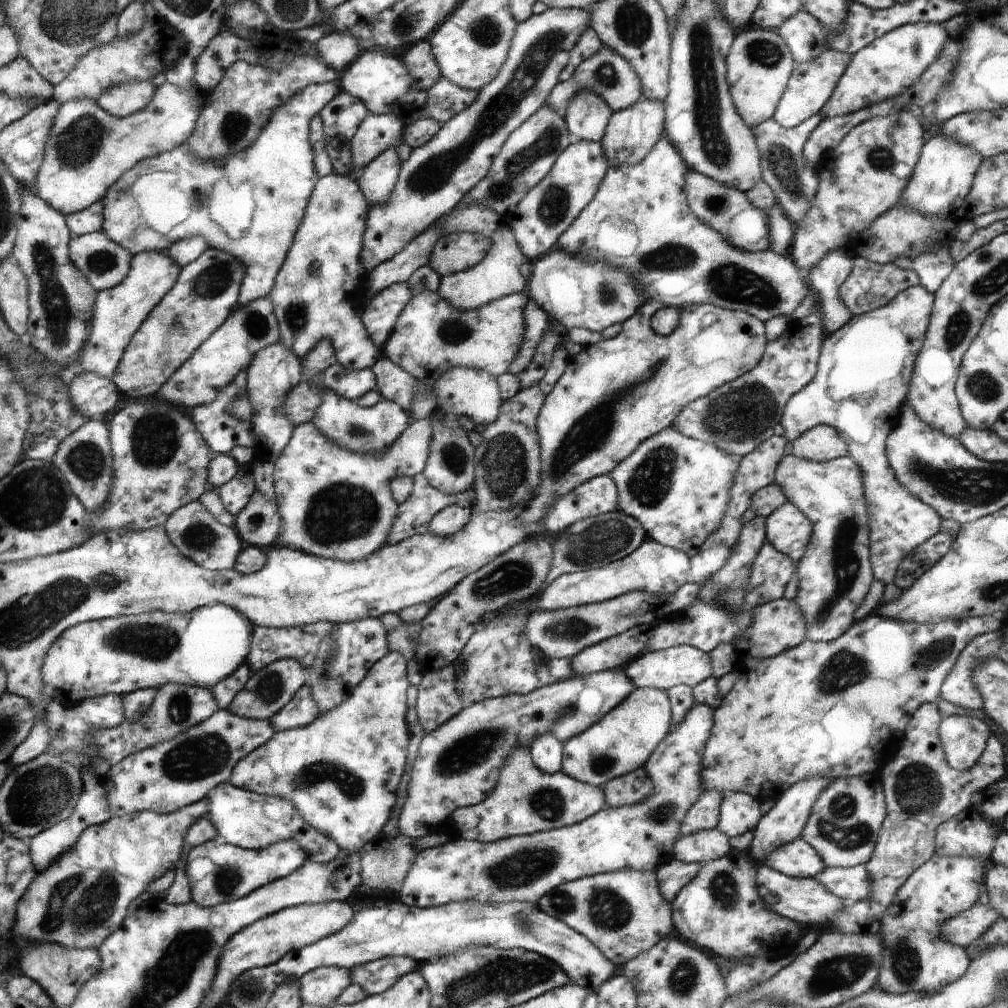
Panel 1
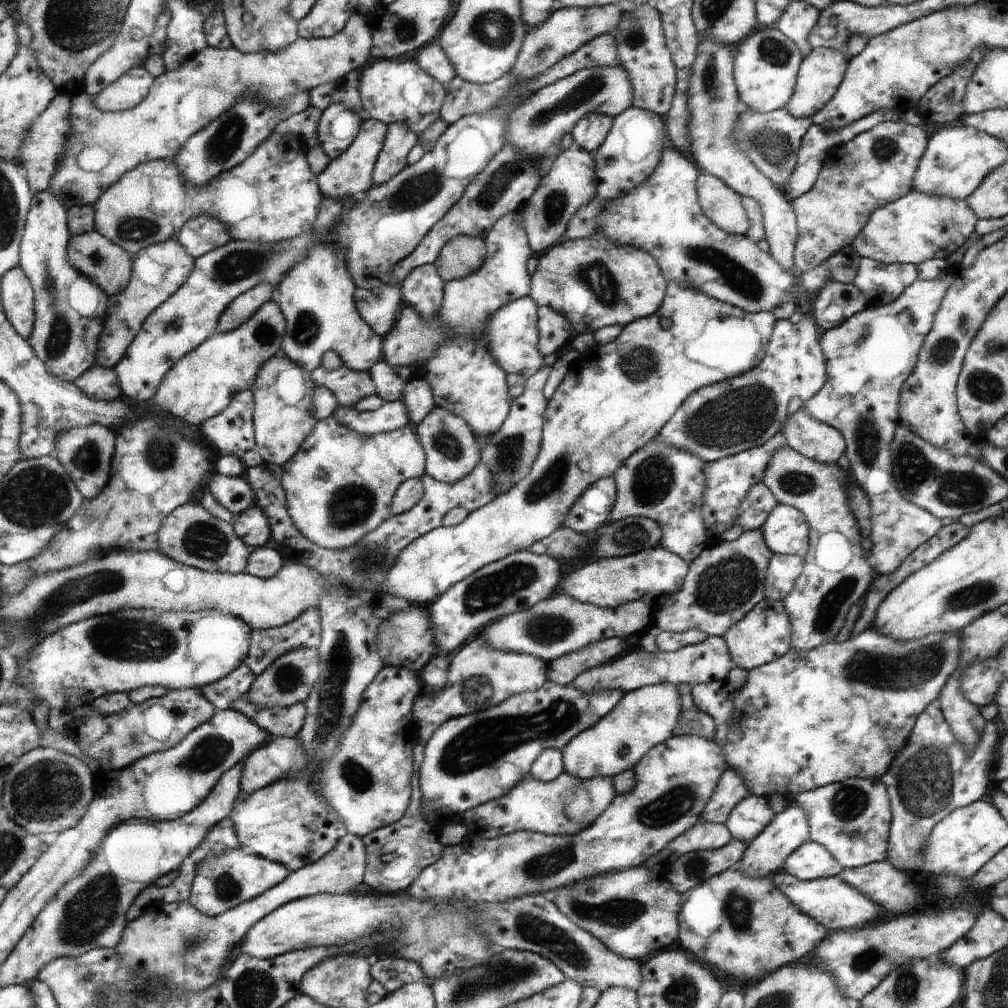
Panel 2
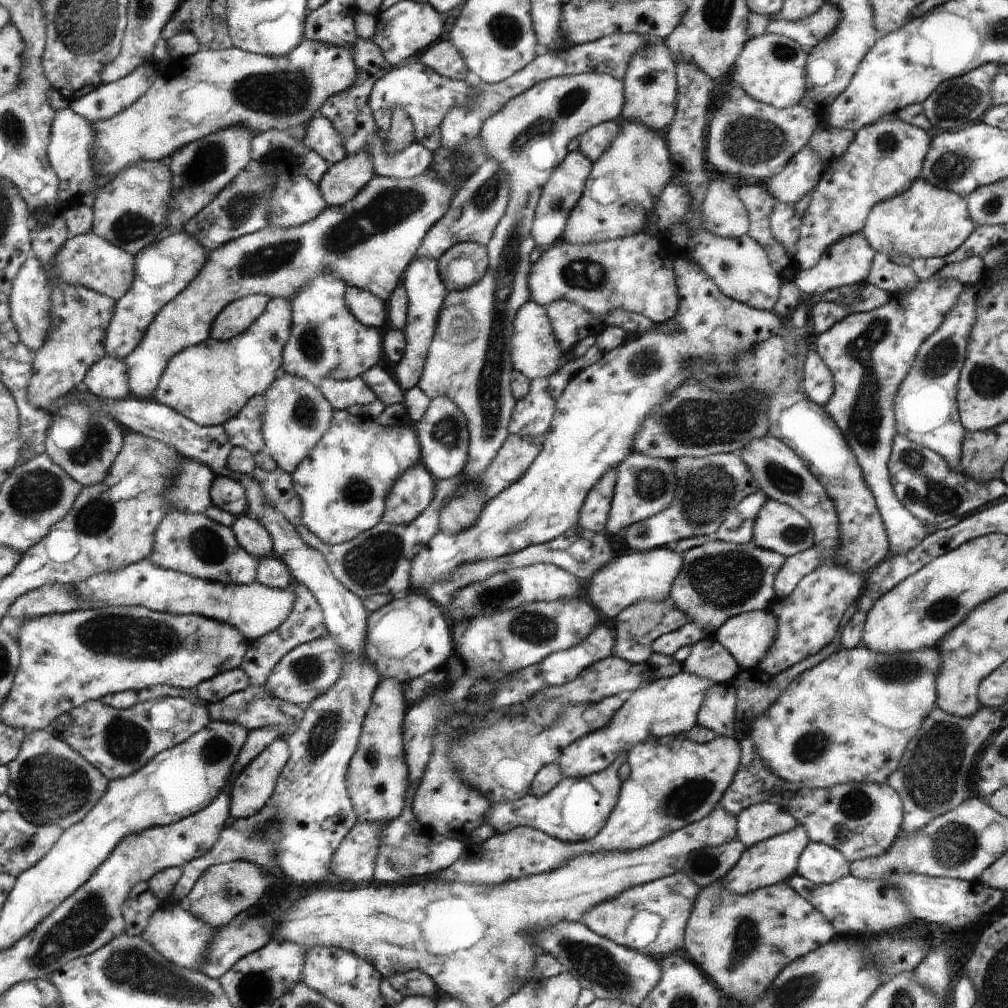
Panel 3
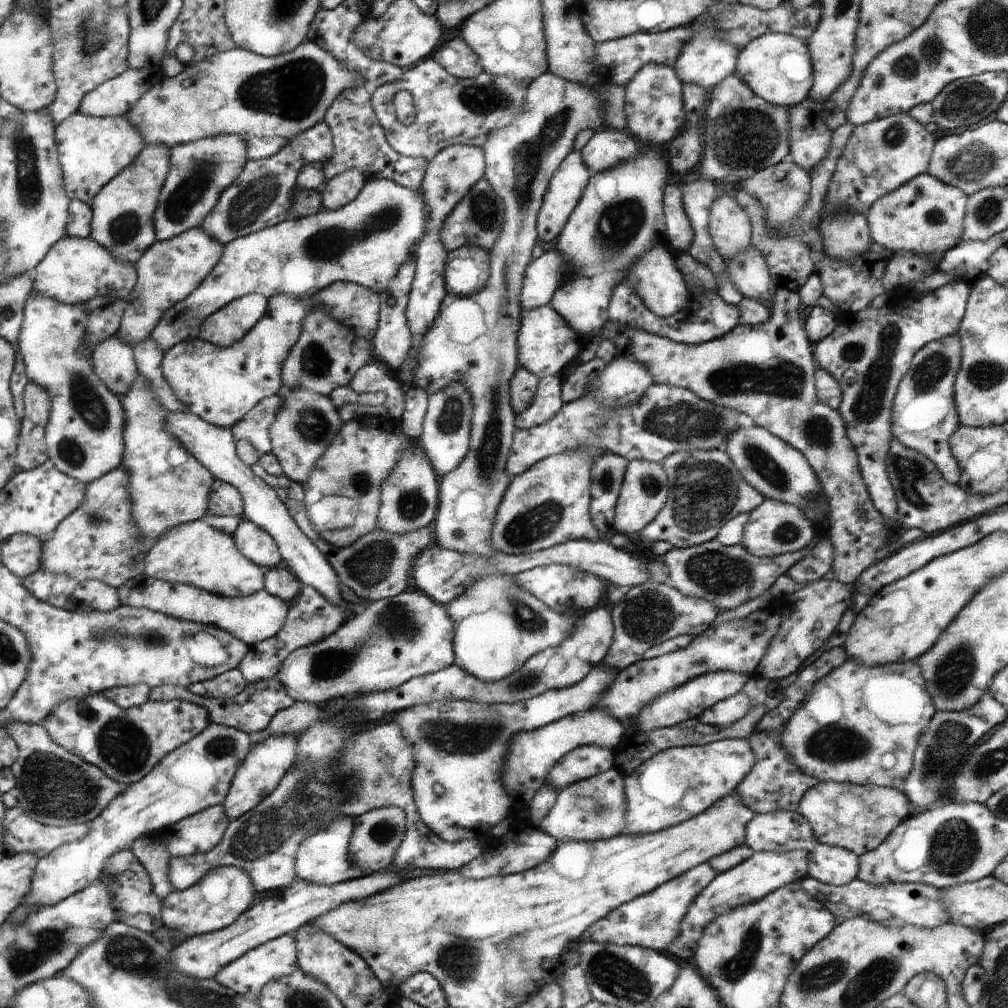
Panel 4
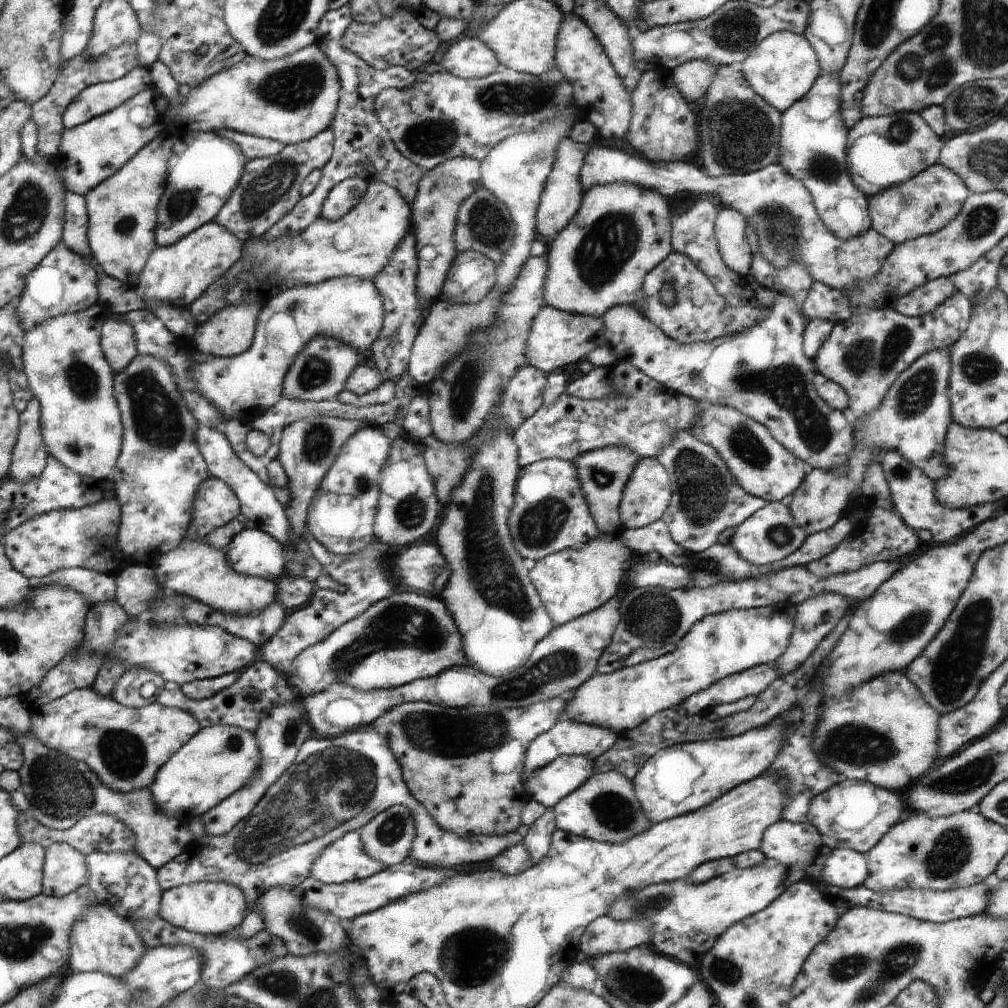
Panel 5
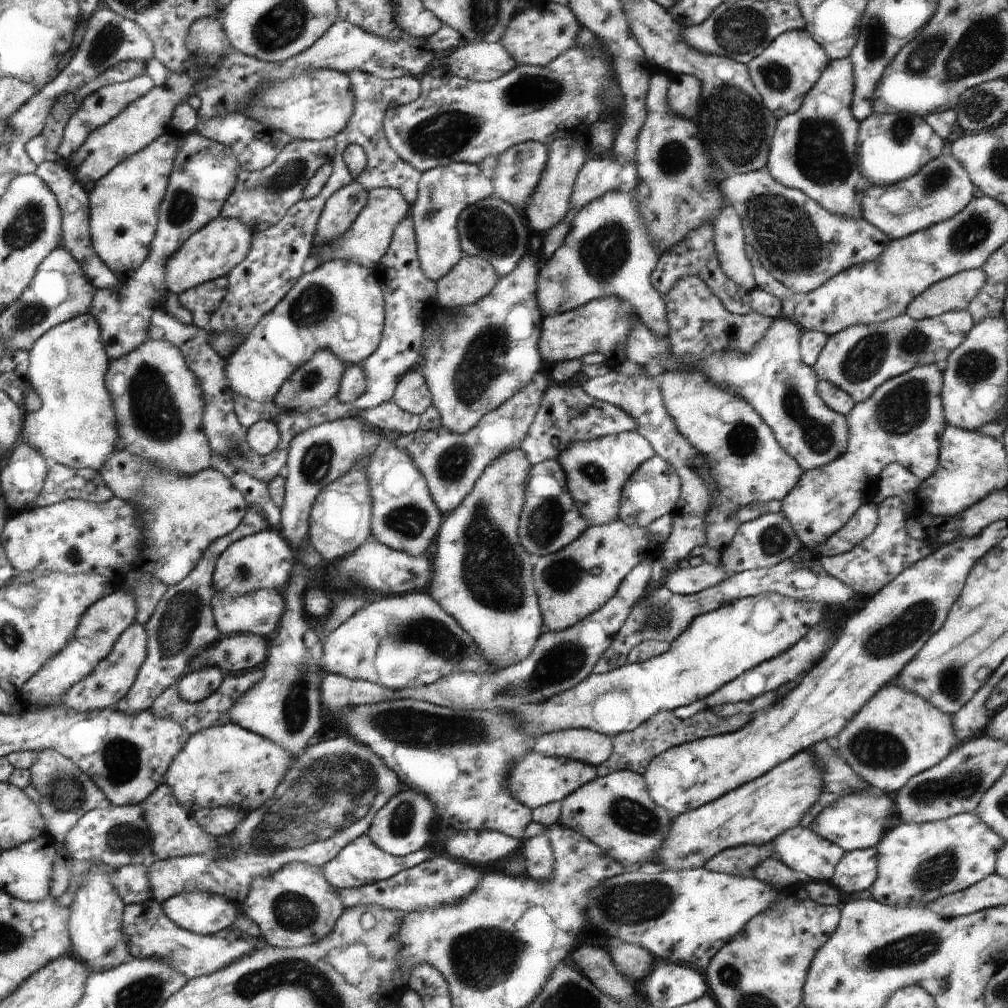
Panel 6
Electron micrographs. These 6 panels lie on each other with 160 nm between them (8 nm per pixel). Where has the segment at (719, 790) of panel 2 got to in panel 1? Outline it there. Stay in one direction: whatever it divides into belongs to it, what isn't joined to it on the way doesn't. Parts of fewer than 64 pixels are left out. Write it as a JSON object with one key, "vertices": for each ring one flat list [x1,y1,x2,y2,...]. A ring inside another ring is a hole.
{"vertices":[[705,789,704,796,690,808,681,822,681,835,694,834,718,826,723,793,716,789]]}

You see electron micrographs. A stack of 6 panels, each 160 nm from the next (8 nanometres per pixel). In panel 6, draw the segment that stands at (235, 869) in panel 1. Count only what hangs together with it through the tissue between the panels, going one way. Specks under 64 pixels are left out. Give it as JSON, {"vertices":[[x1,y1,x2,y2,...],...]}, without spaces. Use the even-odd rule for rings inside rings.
{"vertices":[[202,891,174,895,162,903,162,910,179,927,199,935,220,933,237,920,236,908,228,899]]}

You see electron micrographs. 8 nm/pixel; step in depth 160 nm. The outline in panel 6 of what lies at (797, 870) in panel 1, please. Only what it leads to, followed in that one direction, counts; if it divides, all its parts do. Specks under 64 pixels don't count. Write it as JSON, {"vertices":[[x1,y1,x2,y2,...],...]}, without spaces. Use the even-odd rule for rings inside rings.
{"vertices":[[876,847,845,852,835,866,830,884,844,890,846,894,853,895,868,891,878,878,877,864]]}

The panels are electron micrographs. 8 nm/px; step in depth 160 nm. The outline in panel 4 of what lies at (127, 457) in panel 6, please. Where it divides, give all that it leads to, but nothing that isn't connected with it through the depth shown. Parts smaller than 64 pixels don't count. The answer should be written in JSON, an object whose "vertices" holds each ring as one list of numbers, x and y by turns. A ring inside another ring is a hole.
{"vertices":[[216,480,213,483,212,493,209,495,209,512,208,516,244,516,244,498,228,482]]}

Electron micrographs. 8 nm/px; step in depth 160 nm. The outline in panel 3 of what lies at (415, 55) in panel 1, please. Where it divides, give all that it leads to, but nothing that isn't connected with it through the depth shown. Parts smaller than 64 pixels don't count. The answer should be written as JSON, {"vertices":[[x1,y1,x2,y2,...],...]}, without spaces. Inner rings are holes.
{"vertices":[[450,40,437,42,431,46,418,60,425,63,432,70,437,71,443,77,464,81,471,77,465,59,462,58,461,51,453,45]]}

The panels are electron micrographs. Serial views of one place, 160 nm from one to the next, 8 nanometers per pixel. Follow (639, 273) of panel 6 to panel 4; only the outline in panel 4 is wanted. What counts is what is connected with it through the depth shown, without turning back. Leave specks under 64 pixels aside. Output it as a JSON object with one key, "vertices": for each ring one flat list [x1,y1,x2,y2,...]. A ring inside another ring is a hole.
{"vertices":[[650,145,648,150,640,151,632,160,620,162,610,170,593,173,584,198,573,211,562,234,557,238,556,250,561,251,574,268,578,268,580,276,565,282,554,294,550,306,566,320,572,330,577,334,582,334,583,337,602,335,609,321,609,303,612,301,614,290,625,282,626,276,630,273,630,266,634,266,638,258,646,254,646,250,653,249,660,234,664,234,666,230,662,198,664,198,668,168,666,168,666,162,658,156,656,152,658,149,658,146]]}

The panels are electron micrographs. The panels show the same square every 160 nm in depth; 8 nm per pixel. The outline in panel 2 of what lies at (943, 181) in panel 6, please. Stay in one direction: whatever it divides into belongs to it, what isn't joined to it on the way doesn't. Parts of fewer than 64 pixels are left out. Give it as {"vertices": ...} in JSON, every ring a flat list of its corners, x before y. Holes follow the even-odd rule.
{"vertices":[[913,188,904,197,877,209,852,245,861,257,884,264,920,265,956,252,974,234,977,219,965,200,924,194]]}

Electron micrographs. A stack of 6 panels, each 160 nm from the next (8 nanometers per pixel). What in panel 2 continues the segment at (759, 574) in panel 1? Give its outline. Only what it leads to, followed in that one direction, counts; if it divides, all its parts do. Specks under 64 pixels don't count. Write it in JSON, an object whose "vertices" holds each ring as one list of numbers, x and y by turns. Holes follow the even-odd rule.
{"vertices":[[773,553,765,578,765,598,783,601,792,590,803,569,803,559,794,555]]}

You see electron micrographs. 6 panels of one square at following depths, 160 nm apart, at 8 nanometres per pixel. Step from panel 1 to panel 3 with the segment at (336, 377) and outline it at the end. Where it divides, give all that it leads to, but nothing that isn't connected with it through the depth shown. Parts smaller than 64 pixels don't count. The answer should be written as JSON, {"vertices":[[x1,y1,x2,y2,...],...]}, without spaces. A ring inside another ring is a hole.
{"vertices":[[361,376,353,378,351,381,326,378,320,383,320,387,336,411,346,411,353,404,370,404,377,398]]}

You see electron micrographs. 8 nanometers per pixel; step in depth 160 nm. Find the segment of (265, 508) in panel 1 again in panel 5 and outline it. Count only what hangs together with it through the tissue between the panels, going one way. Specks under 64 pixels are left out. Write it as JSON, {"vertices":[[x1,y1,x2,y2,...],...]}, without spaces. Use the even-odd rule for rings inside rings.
{"vertices":[[257,526,246,528,234,536,227,546,226,556,239,575,276,581,286,574,284,546]]}

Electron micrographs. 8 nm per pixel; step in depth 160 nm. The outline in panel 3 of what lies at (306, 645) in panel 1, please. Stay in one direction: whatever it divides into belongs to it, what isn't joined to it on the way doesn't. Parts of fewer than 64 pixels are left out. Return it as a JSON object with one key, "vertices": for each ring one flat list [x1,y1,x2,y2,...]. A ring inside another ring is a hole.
{"vertices":[[298,583,294,591,296,598,288,620,284,621,280,628,265,634,260,640,251,640,248,643,250,650,245,654,240,668,248,675,250,685,264,685,274,666,280,664,281,658,293,648,328,636,325,611,320,608,309,587]]}

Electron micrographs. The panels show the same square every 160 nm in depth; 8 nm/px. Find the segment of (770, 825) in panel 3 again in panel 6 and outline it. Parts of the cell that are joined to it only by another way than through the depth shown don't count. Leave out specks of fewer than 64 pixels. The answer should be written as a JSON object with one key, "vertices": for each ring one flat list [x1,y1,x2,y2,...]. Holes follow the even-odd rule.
{"vertices":[[798,825,788,829,772,842,772,856,792,870,804,873,810,880,830,883,835,866,845,850,819,837,808,827]]}

